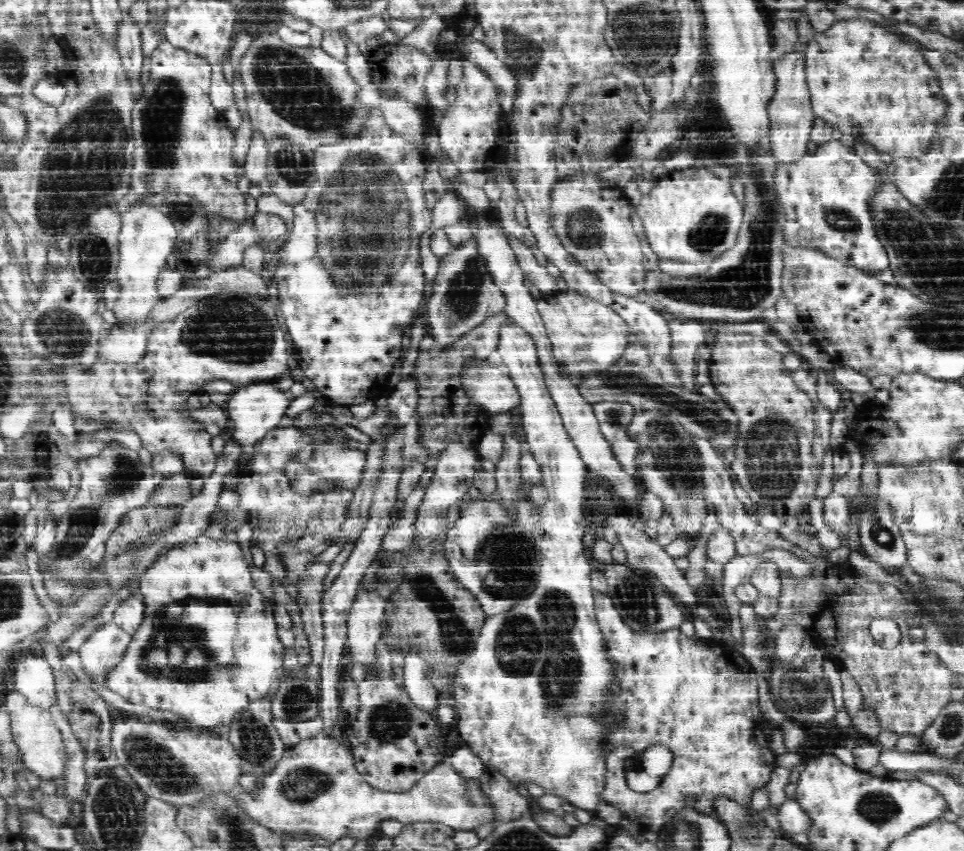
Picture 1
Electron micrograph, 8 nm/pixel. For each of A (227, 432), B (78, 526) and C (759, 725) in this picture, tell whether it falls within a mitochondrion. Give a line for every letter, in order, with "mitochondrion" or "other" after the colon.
A: other
B: mitochondrion
C: other

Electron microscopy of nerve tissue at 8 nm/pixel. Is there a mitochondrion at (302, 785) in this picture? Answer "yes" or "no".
yes

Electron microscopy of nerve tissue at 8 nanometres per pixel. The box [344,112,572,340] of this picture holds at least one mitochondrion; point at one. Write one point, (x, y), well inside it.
(462, 296)

